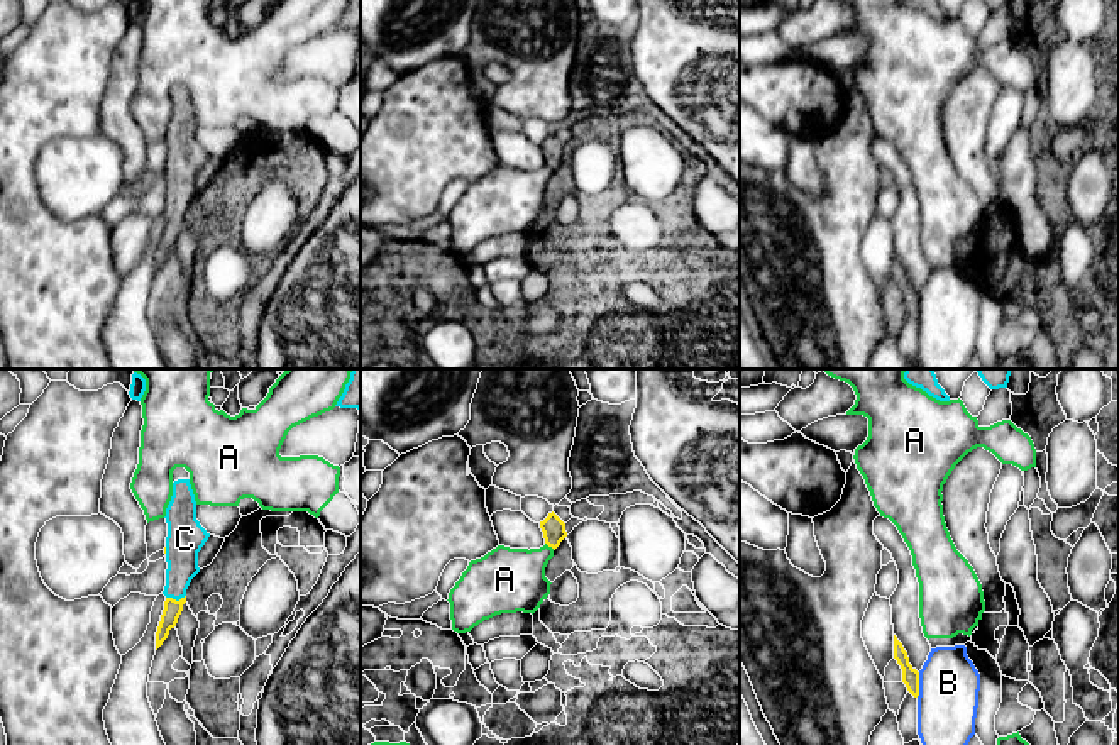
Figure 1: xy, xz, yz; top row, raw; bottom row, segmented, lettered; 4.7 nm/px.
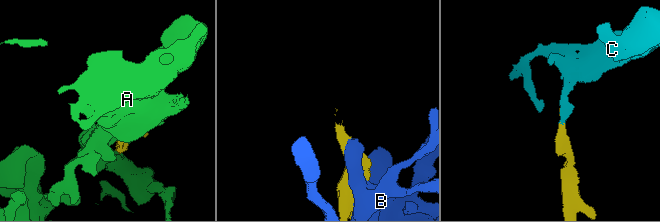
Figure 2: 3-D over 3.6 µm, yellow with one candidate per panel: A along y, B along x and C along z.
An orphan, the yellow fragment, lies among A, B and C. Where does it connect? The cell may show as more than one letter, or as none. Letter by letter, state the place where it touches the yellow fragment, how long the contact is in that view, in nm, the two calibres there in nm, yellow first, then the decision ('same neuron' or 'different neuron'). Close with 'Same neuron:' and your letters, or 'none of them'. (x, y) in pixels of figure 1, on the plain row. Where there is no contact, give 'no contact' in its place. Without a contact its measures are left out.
A: contact xz (551, 166); length 60 nm; calibres 110 and 300 nm; different neuron
B: contact yz (918, 305); length 120 nm; calibres 80 and 280 nm; different neuron
C: contact xy (175, 220); length 100 nm; calibres 90 and 160 nm; same neuron
Same neuron: C

